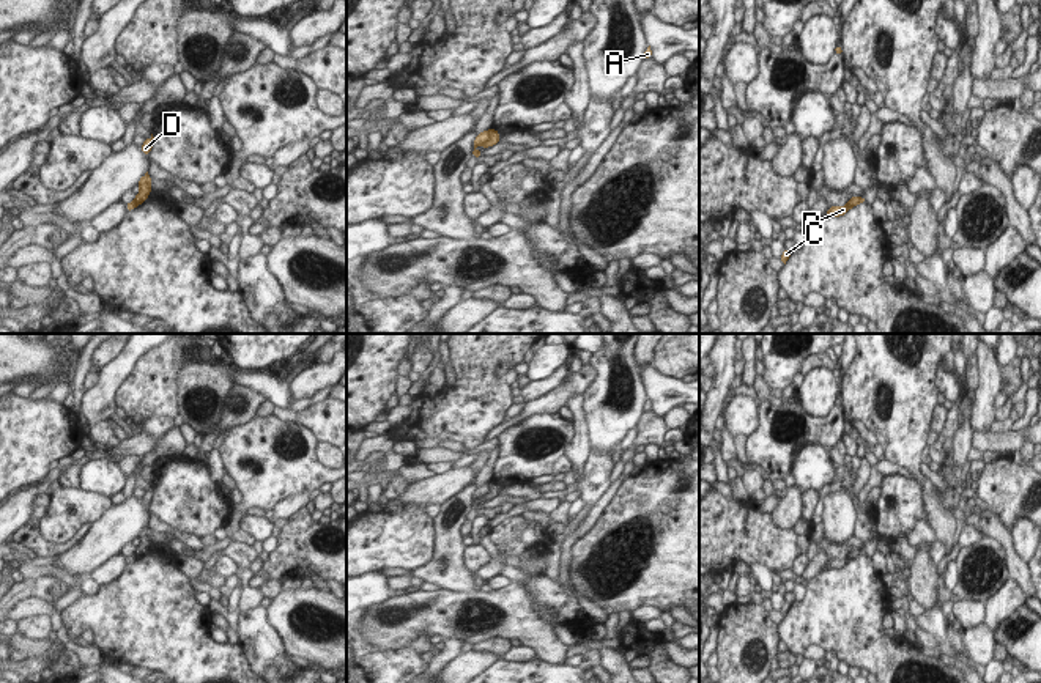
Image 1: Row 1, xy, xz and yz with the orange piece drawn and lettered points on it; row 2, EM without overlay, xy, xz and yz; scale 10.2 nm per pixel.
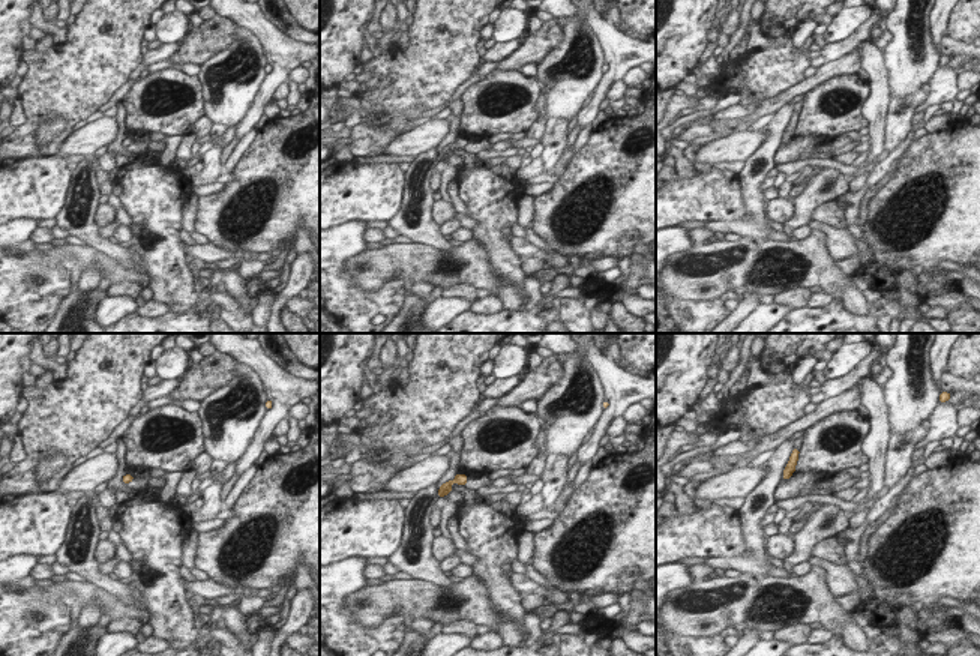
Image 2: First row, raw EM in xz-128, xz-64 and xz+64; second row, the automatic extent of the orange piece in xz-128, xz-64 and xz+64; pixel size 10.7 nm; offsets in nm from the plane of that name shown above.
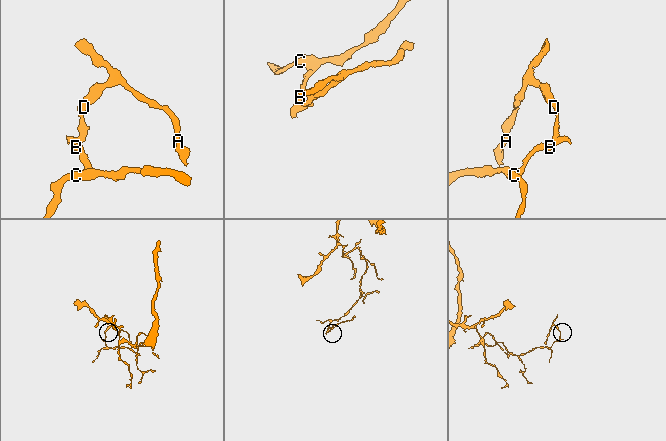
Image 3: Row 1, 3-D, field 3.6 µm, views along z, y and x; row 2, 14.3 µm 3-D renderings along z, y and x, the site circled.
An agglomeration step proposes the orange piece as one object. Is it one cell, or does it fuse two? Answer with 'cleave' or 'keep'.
cleave

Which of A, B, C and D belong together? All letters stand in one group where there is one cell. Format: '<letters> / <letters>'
A D / B C

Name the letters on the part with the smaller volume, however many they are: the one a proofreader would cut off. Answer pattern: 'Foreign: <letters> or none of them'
Foreign: A, D

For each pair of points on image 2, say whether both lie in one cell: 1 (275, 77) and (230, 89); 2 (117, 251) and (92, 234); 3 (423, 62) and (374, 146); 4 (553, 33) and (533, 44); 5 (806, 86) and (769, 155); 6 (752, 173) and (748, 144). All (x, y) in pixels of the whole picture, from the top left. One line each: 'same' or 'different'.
1: different
2: same
3: same
4: same
5: different
6: different

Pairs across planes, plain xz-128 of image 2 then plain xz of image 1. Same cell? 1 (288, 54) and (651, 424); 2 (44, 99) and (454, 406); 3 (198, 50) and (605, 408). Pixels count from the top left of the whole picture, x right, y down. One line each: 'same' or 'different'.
1: different
2: same
3: different

